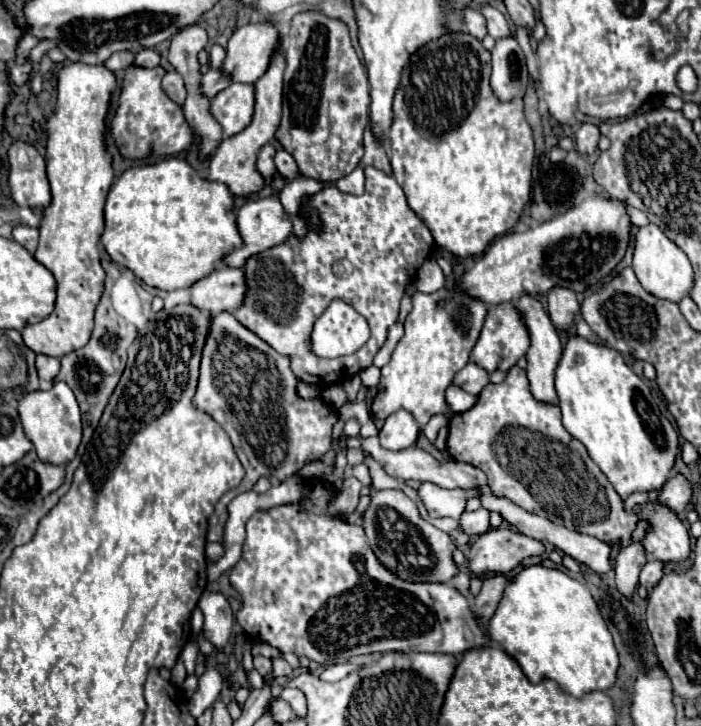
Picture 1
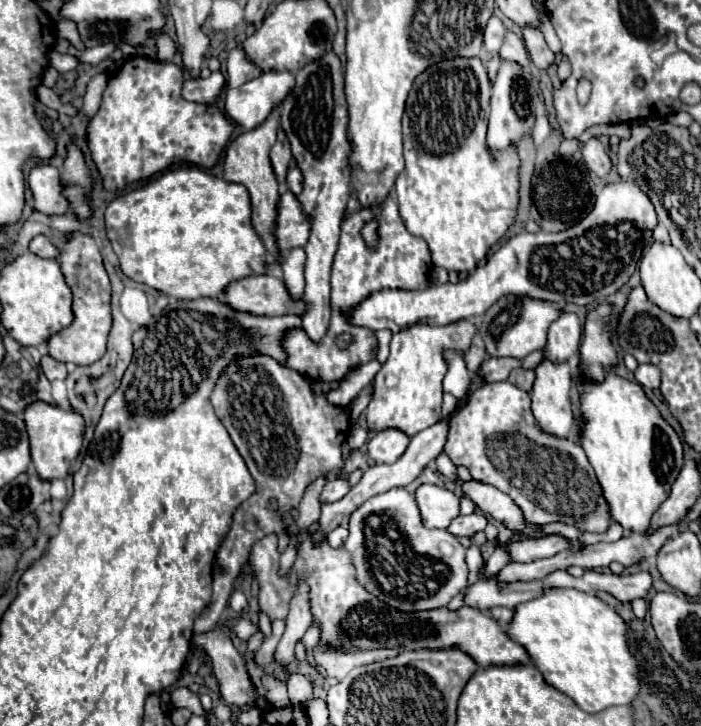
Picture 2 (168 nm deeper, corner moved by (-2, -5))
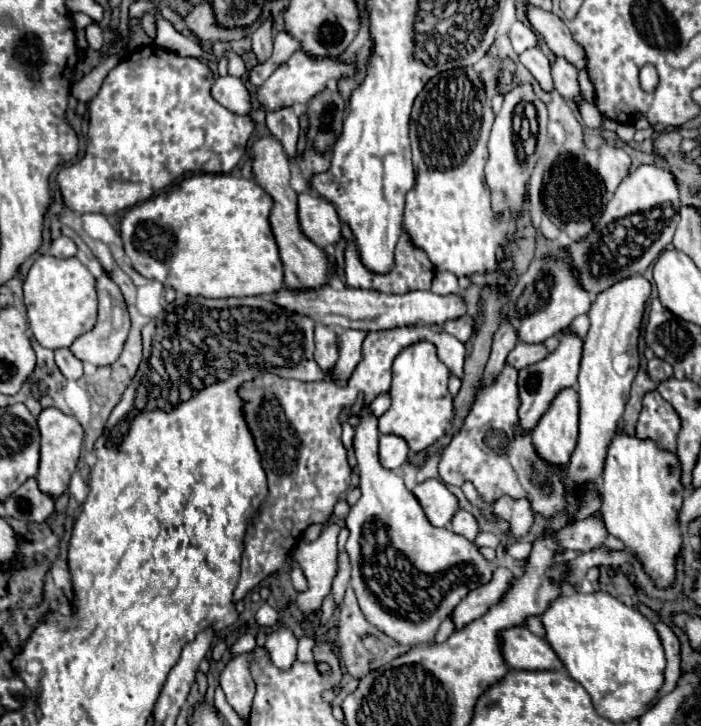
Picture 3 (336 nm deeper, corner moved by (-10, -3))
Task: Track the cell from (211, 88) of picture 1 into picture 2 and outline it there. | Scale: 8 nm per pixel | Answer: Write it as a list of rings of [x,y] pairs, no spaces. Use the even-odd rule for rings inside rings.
[[[235,48],[229,52],[229,58],[227,58],[227,84],[225,84],[223,92],[229,88],[239,88],[245,82],[257,78],[259,74],[261,74],[259,68],[245,58],[243,50]]]

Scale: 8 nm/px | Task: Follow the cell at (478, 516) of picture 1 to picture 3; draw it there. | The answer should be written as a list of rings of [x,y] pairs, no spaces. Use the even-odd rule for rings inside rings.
[[[457,510],[453,520],[451,520],[451,530],[467,540],[475,540],[477,532],[479,532],[479,526],[477,526],[477,520],[465,512],[465,510]]]

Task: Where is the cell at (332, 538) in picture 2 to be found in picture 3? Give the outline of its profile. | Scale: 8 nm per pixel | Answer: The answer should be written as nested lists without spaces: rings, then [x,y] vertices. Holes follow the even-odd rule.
[[[341,554],[341,556],[339,556],[339,572],[337,572],[335,580],[333,580],[333,590],[331,590],[337,604],[341,604],[343,594],[345,594],[345,590],[347,590],[347,586],[349,586],[349,572],[351,572],[349,556],[347,556],[347,554]]]

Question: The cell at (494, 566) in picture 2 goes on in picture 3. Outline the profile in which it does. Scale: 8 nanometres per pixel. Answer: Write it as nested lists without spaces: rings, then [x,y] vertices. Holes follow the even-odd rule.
[[[617,432],[609,446],[603,470],[603,522],[609,534],[635,554],[657,588],[669,588],[677,576],[675,562],[683,546],[679,526],[683,496],[681,464],[675,454],[657,448],[653,440],[639,440]]]

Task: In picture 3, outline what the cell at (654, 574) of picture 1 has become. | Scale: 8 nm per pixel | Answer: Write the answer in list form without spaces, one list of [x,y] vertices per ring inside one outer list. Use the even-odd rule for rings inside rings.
[[[499,566],[495,572],[493,572],[493,578],[489,584],[469,592],[457,606],[455,610],[451,612],[451,620],[455,624],[455,628],[463,628],[467,626],[469,622],[481,618],[493,604],[497,604],[503,594],[509,590],[511,586],[511,580],[513,580],[513,574],[509,568],[503,568]]]

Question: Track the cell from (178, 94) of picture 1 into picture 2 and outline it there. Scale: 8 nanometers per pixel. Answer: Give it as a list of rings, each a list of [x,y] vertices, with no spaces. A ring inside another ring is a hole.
[[[217,70],[217,72],[211,72],[211,76],[207,80],[203,80],[203,78],[185,80],[181,94],[189,102],[215,102],[223,84],[225,84],[225,76],[221,70]]]

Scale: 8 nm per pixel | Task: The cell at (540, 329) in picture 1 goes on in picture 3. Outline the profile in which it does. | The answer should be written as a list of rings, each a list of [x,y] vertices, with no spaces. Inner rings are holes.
[[[565,388],[533,430],[531,440],[537,456],[549,464],[565,468],[577,444],[577,420],[577,392],[573,388]]]

